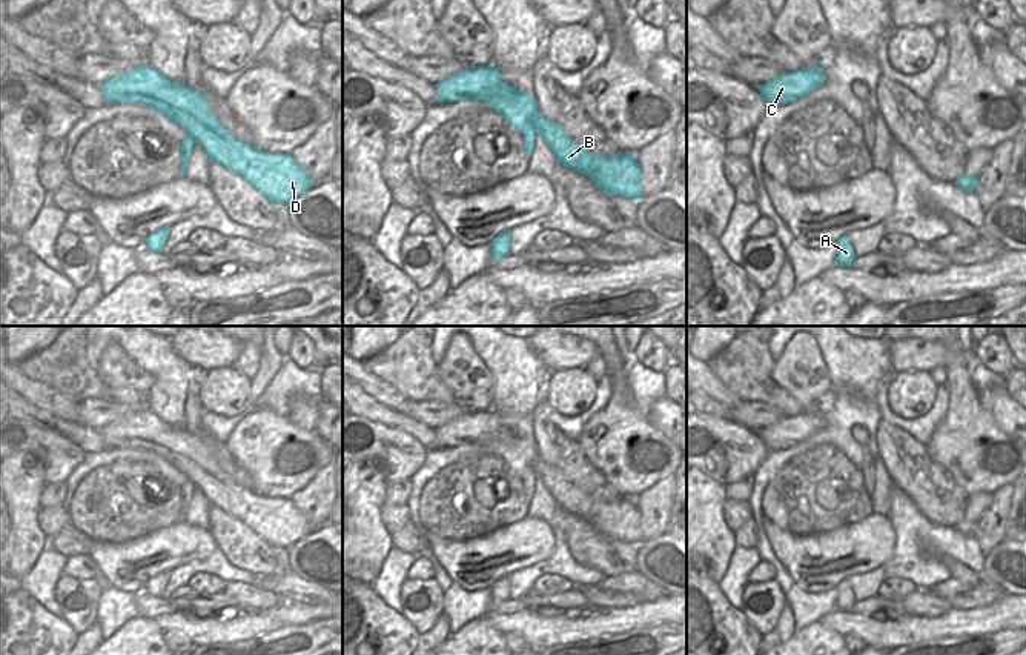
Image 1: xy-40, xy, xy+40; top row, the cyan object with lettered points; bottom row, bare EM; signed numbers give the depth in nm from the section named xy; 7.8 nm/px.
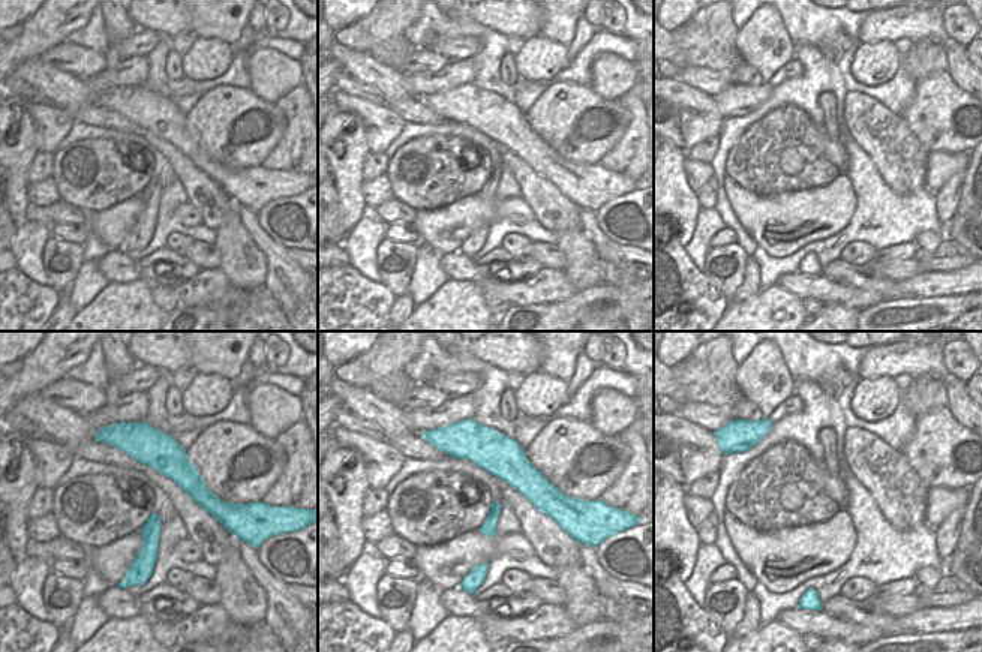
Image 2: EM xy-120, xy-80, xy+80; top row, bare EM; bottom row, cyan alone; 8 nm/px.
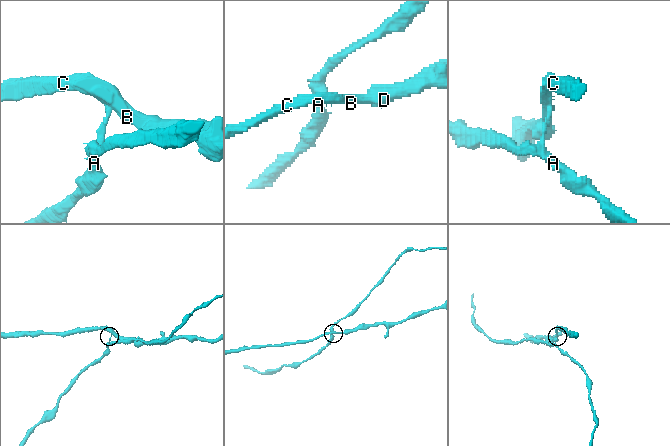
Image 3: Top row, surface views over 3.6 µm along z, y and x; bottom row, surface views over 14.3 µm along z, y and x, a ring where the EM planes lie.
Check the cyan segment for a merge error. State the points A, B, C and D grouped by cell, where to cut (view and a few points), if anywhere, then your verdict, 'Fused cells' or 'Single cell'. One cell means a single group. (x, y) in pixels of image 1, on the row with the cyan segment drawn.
Groups: A / B C D. Split along xy (521, 129), (533, 125), (538, 132). Fused cells.

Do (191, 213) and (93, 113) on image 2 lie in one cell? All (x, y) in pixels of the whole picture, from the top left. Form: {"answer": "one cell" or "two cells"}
{"answer": "two cells"}

